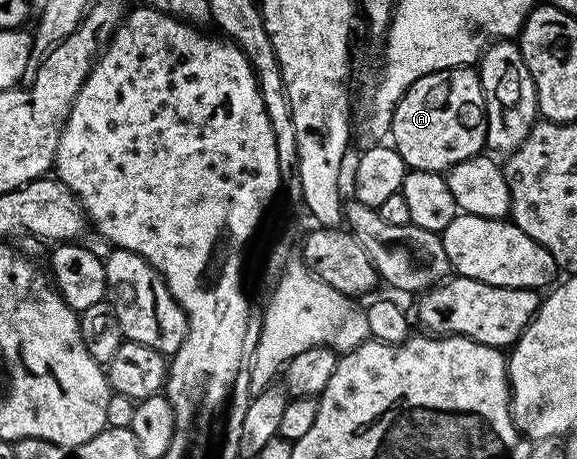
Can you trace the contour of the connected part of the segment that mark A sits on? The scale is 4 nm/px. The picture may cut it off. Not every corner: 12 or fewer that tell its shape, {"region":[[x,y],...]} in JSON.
{"region":[[471,66],[410,85],[390,139],[413,171],[446,173],[485,150]]}

